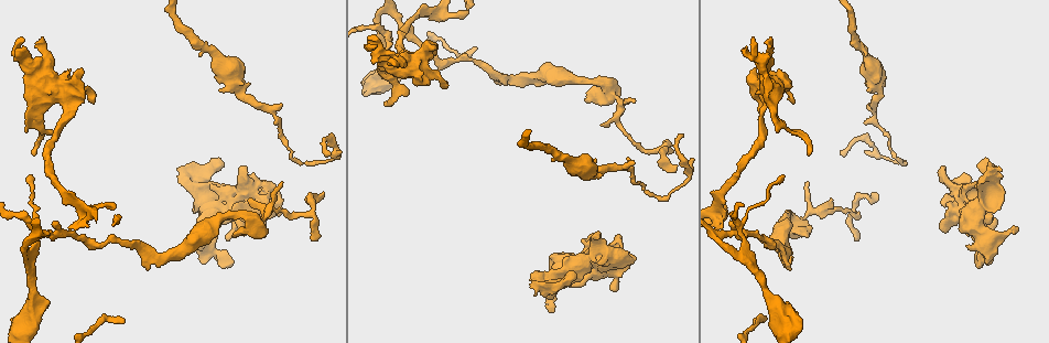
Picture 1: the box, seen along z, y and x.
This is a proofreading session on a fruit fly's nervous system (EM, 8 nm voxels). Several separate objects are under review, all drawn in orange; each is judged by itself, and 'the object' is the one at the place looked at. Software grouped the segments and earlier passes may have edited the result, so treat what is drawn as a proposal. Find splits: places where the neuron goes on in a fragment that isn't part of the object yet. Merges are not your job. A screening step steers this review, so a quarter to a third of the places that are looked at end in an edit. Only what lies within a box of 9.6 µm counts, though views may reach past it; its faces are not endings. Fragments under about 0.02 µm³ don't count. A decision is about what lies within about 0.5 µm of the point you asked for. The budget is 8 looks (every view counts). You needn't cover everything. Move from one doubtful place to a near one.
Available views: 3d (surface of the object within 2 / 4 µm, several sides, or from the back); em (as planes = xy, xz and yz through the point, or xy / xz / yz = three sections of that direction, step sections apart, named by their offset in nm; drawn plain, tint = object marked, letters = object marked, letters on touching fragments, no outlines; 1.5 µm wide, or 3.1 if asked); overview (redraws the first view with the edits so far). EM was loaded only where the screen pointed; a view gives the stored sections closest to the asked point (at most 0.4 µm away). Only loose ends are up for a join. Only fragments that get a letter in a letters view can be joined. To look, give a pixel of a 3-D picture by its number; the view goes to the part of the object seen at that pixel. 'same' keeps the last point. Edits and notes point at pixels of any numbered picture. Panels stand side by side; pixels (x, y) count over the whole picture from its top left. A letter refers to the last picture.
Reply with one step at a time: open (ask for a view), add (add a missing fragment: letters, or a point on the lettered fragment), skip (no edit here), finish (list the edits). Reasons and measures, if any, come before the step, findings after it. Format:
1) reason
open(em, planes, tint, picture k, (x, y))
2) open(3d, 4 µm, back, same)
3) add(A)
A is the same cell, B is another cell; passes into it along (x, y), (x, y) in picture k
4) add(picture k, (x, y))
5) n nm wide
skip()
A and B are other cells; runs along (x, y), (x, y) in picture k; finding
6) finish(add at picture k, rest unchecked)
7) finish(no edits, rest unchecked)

thin end
open(em, xz, step 8, letters, picture 1, (830, 198))

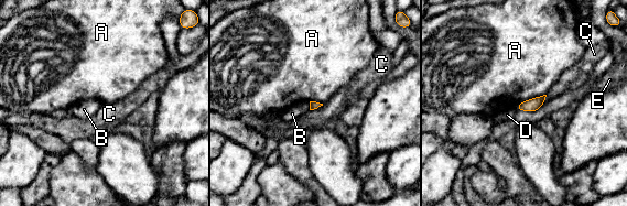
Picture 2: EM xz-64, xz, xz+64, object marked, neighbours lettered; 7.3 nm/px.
open(em, planes, letters, same)

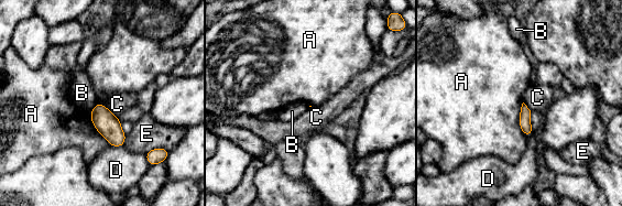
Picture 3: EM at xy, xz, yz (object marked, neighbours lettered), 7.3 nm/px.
skip()
A, B, C, D and E are other cells; border along (522, 102), (519, 126), (527, 137) in picture 3; none of them fits

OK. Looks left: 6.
tapers out
open(3d, 2 µm, picture 1, (442, 86))

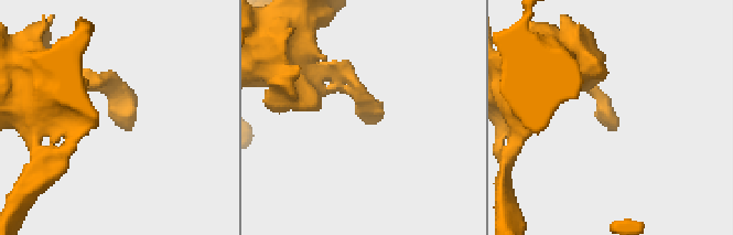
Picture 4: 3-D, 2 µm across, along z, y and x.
open(em, planes, letters, picture 4, (372, 120))

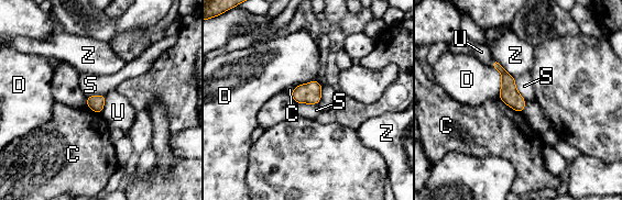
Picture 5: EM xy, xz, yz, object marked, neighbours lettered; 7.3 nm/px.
skip()
C, D, S, U and Z are other cells; none of them fits

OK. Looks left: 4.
branch stops here
open(em, planes, letters, picture 1, (580, 278))

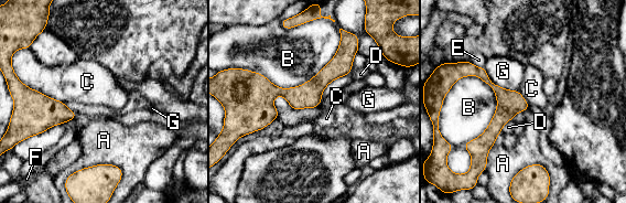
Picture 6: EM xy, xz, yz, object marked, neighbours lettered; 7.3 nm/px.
180 nm wide
skip()
A, B, C, D, E, F and G are other cells; runs along (355, 45), (309, 93), (248, 91) in picture 6; none of them fits

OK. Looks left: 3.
finish(no edits, rest unchecked)

